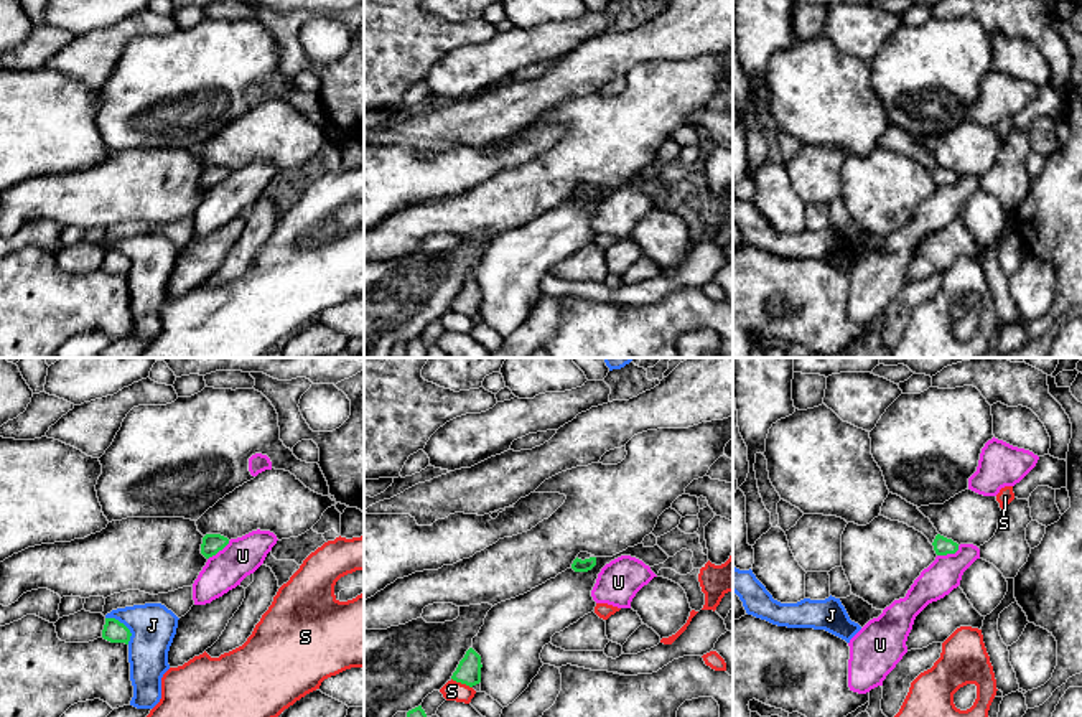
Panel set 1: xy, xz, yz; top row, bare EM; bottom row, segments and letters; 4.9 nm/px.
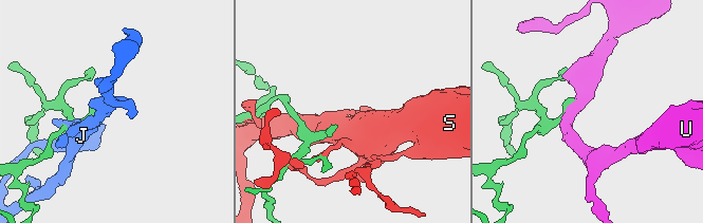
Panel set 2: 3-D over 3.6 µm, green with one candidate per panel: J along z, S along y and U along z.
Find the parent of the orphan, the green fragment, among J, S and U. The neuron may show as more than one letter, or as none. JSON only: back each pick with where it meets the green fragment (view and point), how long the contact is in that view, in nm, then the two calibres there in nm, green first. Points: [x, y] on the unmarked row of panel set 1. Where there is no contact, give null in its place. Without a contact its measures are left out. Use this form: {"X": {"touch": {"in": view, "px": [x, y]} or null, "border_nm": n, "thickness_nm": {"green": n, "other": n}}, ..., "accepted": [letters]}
{"accepted": []}

